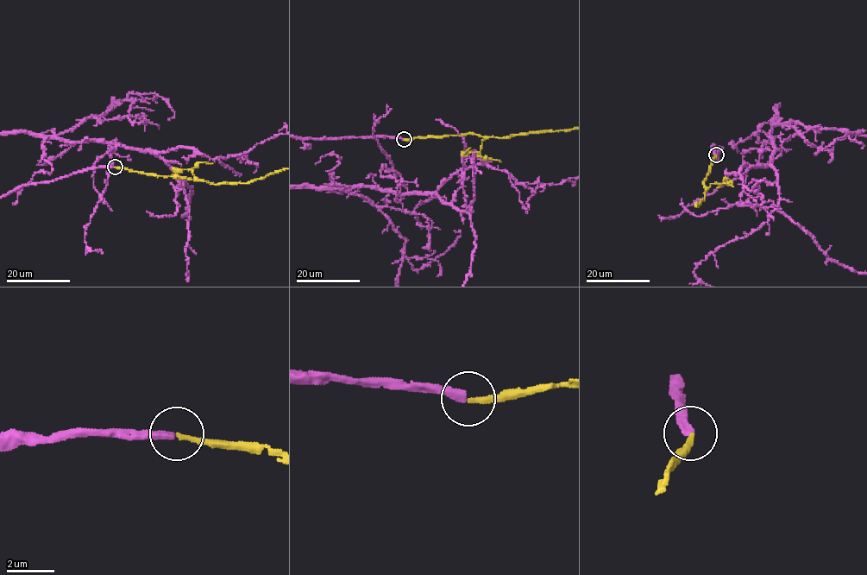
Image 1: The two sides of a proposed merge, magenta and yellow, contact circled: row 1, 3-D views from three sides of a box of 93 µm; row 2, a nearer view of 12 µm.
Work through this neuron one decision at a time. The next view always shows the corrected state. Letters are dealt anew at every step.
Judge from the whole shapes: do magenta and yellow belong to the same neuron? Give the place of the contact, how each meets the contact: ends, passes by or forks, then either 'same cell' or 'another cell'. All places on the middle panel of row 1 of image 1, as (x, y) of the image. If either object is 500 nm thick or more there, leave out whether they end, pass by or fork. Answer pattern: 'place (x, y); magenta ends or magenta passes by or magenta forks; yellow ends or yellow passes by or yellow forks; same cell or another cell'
place (404, 139); magenta ends; yellow ends; same cell

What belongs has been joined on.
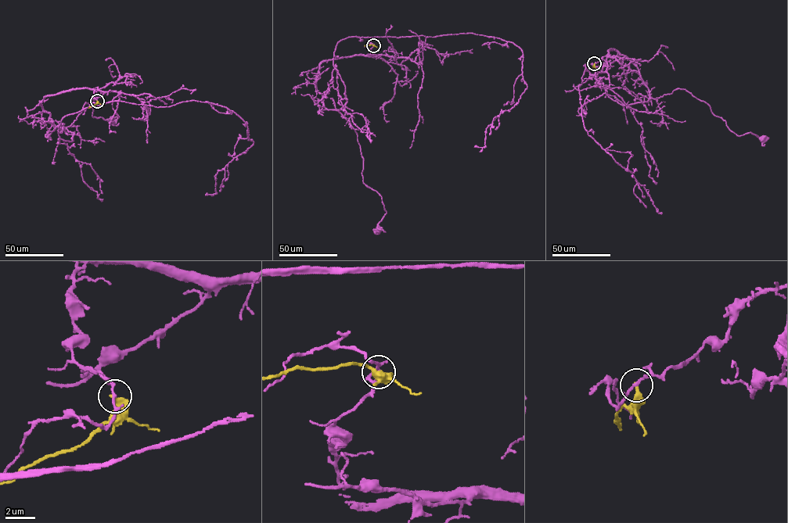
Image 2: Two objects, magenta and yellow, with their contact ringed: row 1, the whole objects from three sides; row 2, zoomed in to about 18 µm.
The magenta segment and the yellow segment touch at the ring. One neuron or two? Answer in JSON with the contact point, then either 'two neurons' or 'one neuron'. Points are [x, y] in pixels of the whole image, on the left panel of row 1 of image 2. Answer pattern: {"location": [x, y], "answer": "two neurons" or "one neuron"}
{"location": [97, 101], "answer": "two neurons"}

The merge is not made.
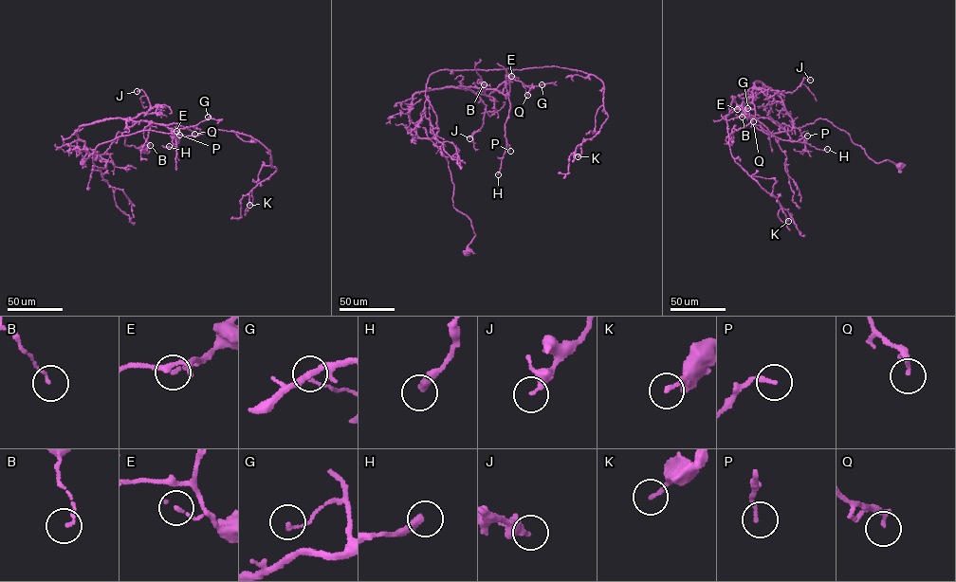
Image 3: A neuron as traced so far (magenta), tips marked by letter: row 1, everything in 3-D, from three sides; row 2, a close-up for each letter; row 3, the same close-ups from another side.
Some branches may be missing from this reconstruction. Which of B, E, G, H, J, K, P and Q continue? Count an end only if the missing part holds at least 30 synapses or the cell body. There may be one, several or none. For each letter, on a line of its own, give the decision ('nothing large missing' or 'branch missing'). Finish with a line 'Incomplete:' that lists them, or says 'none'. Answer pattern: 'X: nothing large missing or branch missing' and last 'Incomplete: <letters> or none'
B: nothing large missing
E: nothing large missing
G: nothing large missing
H: nothing large missing
J: nothing large missing
K: nothing large missing
P: nothing large missing
Q: nothing large missing
Incomplete: none

